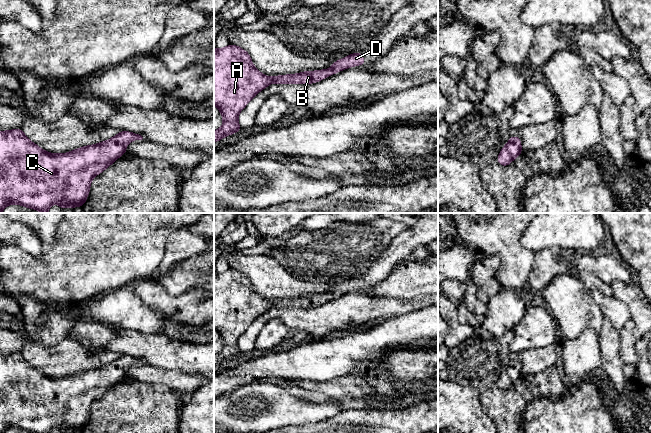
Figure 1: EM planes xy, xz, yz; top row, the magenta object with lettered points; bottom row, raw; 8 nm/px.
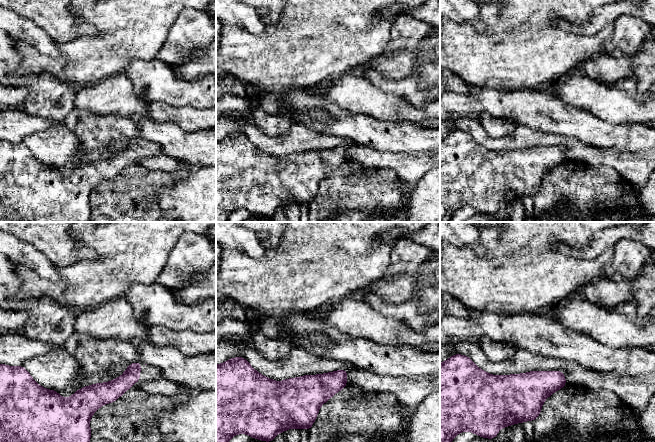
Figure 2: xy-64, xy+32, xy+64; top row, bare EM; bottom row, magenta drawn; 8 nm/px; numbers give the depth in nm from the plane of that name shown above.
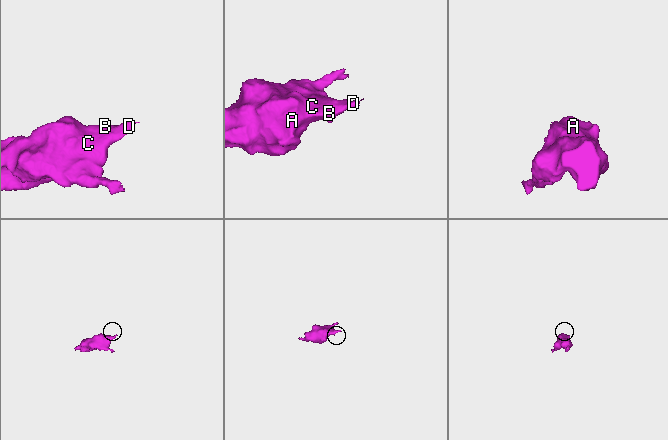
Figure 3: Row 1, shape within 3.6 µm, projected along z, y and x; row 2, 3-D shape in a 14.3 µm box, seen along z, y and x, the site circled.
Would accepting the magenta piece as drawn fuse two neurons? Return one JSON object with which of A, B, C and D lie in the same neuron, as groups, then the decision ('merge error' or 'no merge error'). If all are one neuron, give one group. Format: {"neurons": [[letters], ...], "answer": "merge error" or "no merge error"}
{"neurons": [["A", "B", "C", "D"]], "answer": "no merge error"}

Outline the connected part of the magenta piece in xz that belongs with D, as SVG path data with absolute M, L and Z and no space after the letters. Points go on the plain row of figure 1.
M231 268L222 273L215 272L214 329L223 340L223 350L214 355L214 366L219 366L223 361L242 353L237 344L239 337L269 308L316 307L343 293L366 288L362 275L359 275L334 285L329 293L268 301L255 292L249 277L244 273Z

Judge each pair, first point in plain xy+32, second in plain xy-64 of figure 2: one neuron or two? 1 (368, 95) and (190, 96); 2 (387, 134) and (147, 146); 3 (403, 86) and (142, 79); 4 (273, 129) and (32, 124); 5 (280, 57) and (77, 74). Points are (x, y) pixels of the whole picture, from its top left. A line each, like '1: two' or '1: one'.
1: two
2: two
3: one
4: two
5: one

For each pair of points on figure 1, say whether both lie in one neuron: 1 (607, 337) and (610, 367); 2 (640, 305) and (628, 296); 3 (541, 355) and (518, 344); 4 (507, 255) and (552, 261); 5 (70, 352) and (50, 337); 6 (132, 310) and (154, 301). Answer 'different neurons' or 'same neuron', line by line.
1: same neuron
2: same neuron
3: different neurons
4: different neurons
5: different neurons
6: different neurons

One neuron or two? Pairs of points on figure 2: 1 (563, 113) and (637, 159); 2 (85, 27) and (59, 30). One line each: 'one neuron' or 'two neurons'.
1: two neurons
2: one neuron

